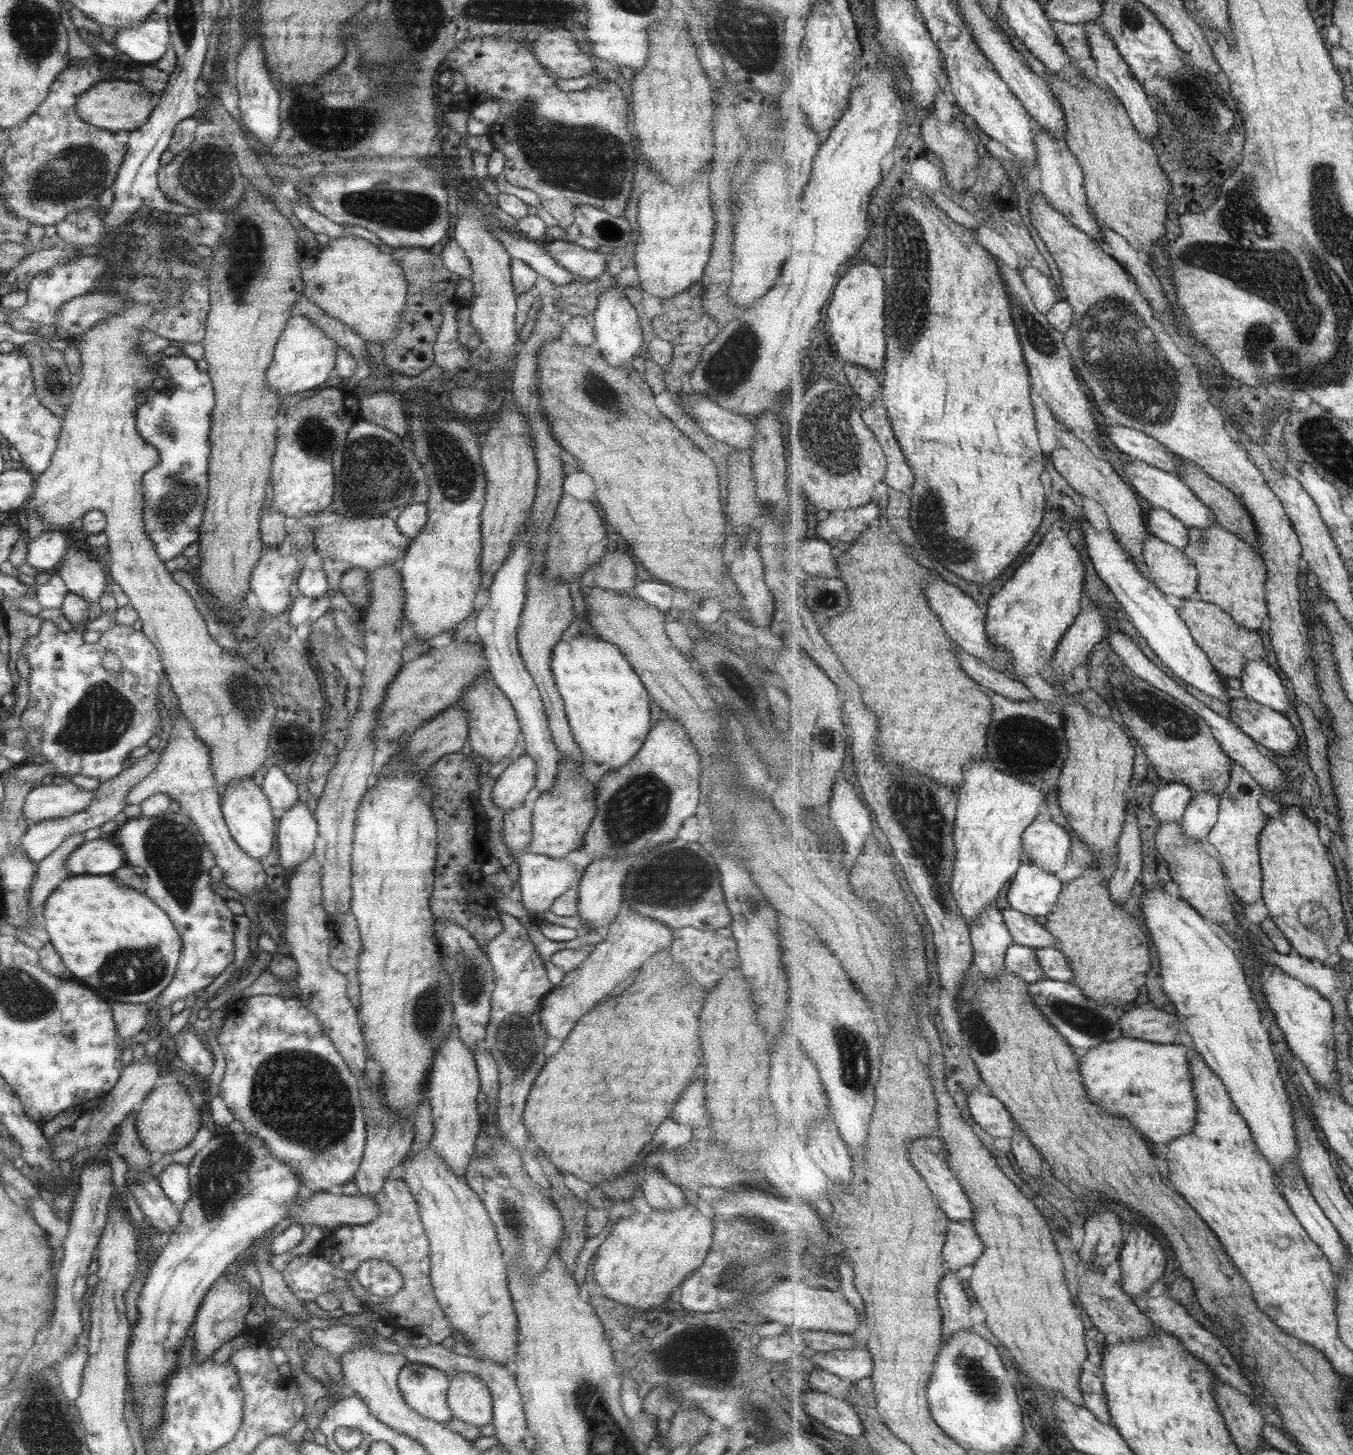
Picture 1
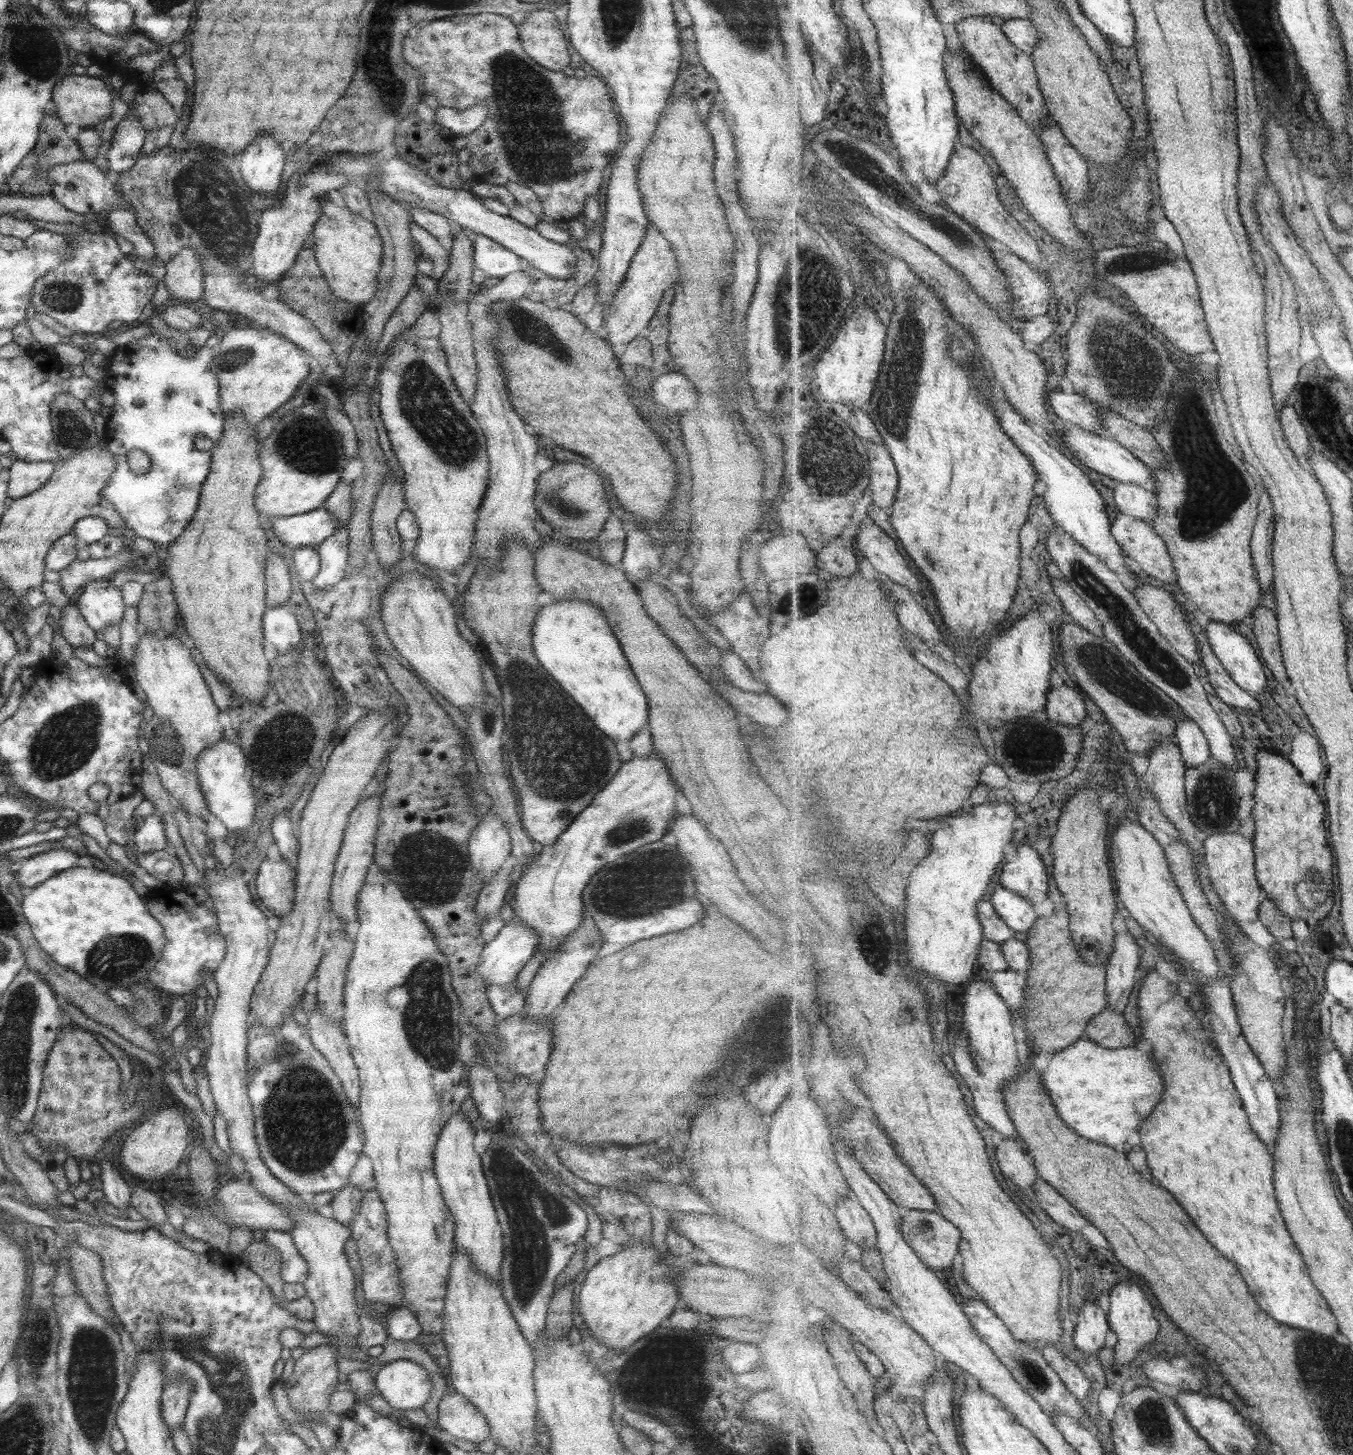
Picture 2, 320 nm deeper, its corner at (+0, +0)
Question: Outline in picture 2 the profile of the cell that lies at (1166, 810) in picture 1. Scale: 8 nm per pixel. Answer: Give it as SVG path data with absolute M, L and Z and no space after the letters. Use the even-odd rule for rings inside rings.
M1191 717L1179 721L1175 734L1175 741L1182 750L1188 769L1206 763L1212 756L1205 731Z

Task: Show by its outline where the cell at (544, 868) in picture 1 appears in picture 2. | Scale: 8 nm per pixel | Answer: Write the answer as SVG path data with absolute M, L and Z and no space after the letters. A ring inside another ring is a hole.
M521 921L505 924L491 942L483 945L475 973L486 986L503 986L517 977L536 950L537 935Z

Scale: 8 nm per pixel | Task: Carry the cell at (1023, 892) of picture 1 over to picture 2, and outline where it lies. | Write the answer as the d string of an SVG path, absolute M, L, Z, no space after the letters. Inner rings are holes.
M1002 885L995 888L990 902L1015 932L1028 933L1038 920L1036 909L1033 908L1035 904Z

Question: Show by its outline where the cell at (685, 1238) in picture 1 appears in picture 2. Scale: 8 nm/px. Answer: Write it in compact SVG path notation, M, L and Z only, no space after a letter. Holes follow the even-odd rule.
M630 1240L622 1245L622 1249L607 1258L599 1259L585 1274L585 1280L577 1292L577 1312L585 1324L589 1334L605 1348L623 1350L631 1346L642 1336L649 1334L665 1320L678 1302L677 1289L674 1285L674 1268L659 1262L653 1255L653 1246Z

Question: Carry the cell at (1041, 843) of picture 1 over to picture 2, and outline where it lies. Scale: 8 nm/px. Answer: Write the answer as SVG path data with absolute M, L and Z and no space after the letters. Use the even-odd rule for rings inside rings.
M1026 842L1017 848L1017 859L1006 862L1000 874L1000 883L1033 904L1043 902L1049 890L1049 874L1042 856Z

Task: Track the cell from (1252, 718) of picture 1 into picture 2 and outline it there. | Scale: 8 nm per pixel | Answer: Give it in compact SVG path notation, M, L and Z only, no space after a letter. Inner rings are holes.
M1148 575L1148 580L1152 580L1154 585L1168 590L1178 600L1179 604L1186 610L1188 618L1190 618L1190 625L1194 630L1196 636L1196 642L1200 646L1200 656L1202 660L1202 666L1208 674L1208 681L1215 690L1215 694L1222 698L1222 700L1232 707L1237 707L1247 710L1254 716L1258 716L1259 712L1262 712L1261 700L1257 696L1249 693L1244 688L1241 688L1234 680L1233 677L1227 672L1227 669L1223 666L1220 658L1215 654L1215 651L1210 645L1206 628L1203 628L1199 622L1197 622L1197 616L1193 612L1193 602L1185 594L1175 592L1175 586L1172 583L1163 582L1154 576Z

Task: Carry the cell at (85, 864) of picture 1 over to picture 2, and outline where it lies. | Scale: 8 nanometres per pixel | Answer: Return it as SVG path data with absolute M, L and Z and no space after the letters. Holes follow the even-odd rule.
M49 850L29 857L22 865L14 869L14 879L22 894L31 892L39 882L51 878L62 870L75 866L76 852L70 850Z

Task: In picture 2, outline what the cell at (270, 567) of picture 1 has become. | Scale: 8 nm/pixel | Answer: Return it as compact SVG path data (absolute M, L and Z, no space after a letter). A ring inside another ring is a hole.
M287 605L270 606L263 613L263 634L277 654L287 654L299 640L299 626Z

